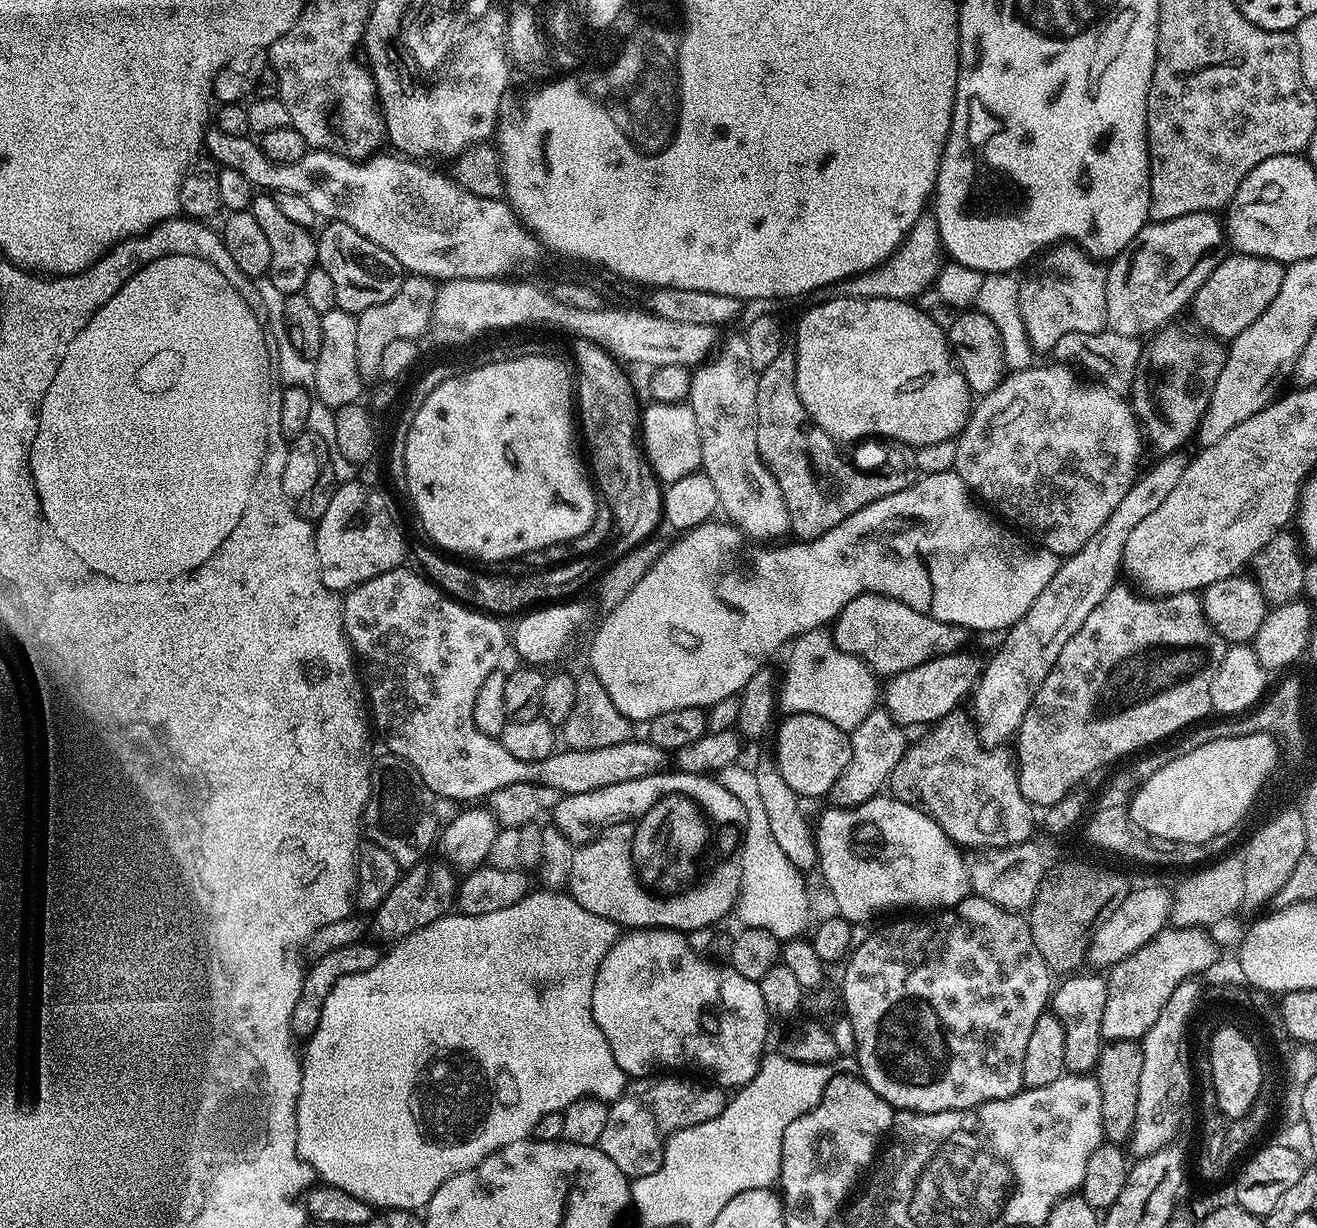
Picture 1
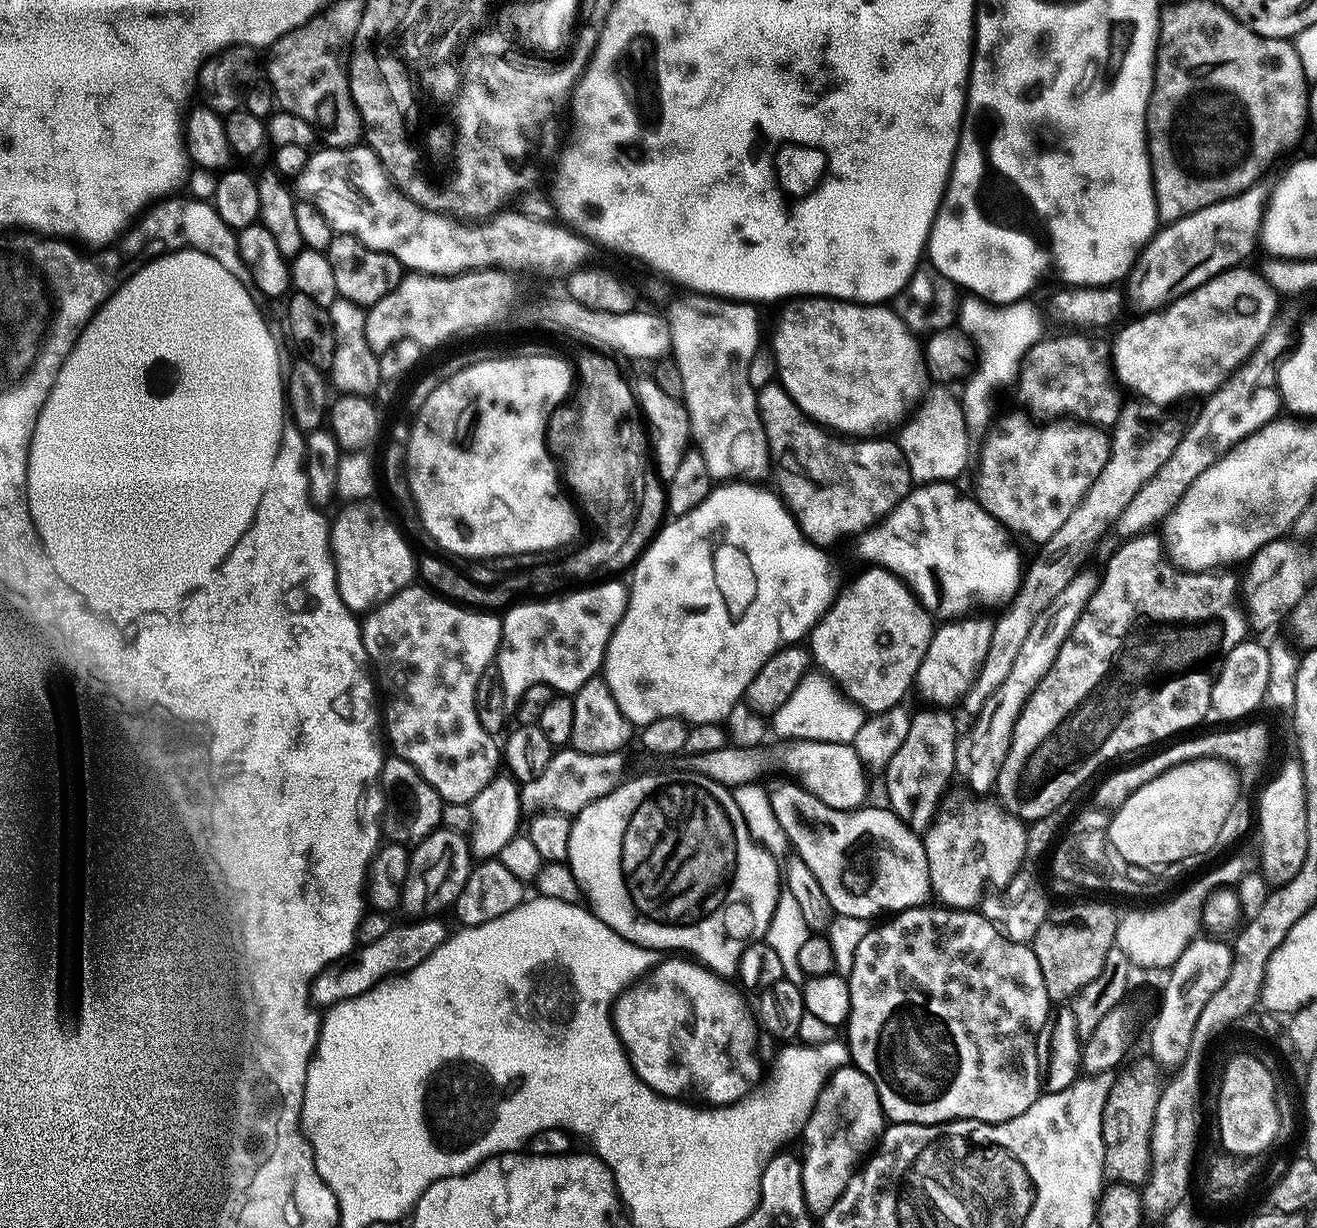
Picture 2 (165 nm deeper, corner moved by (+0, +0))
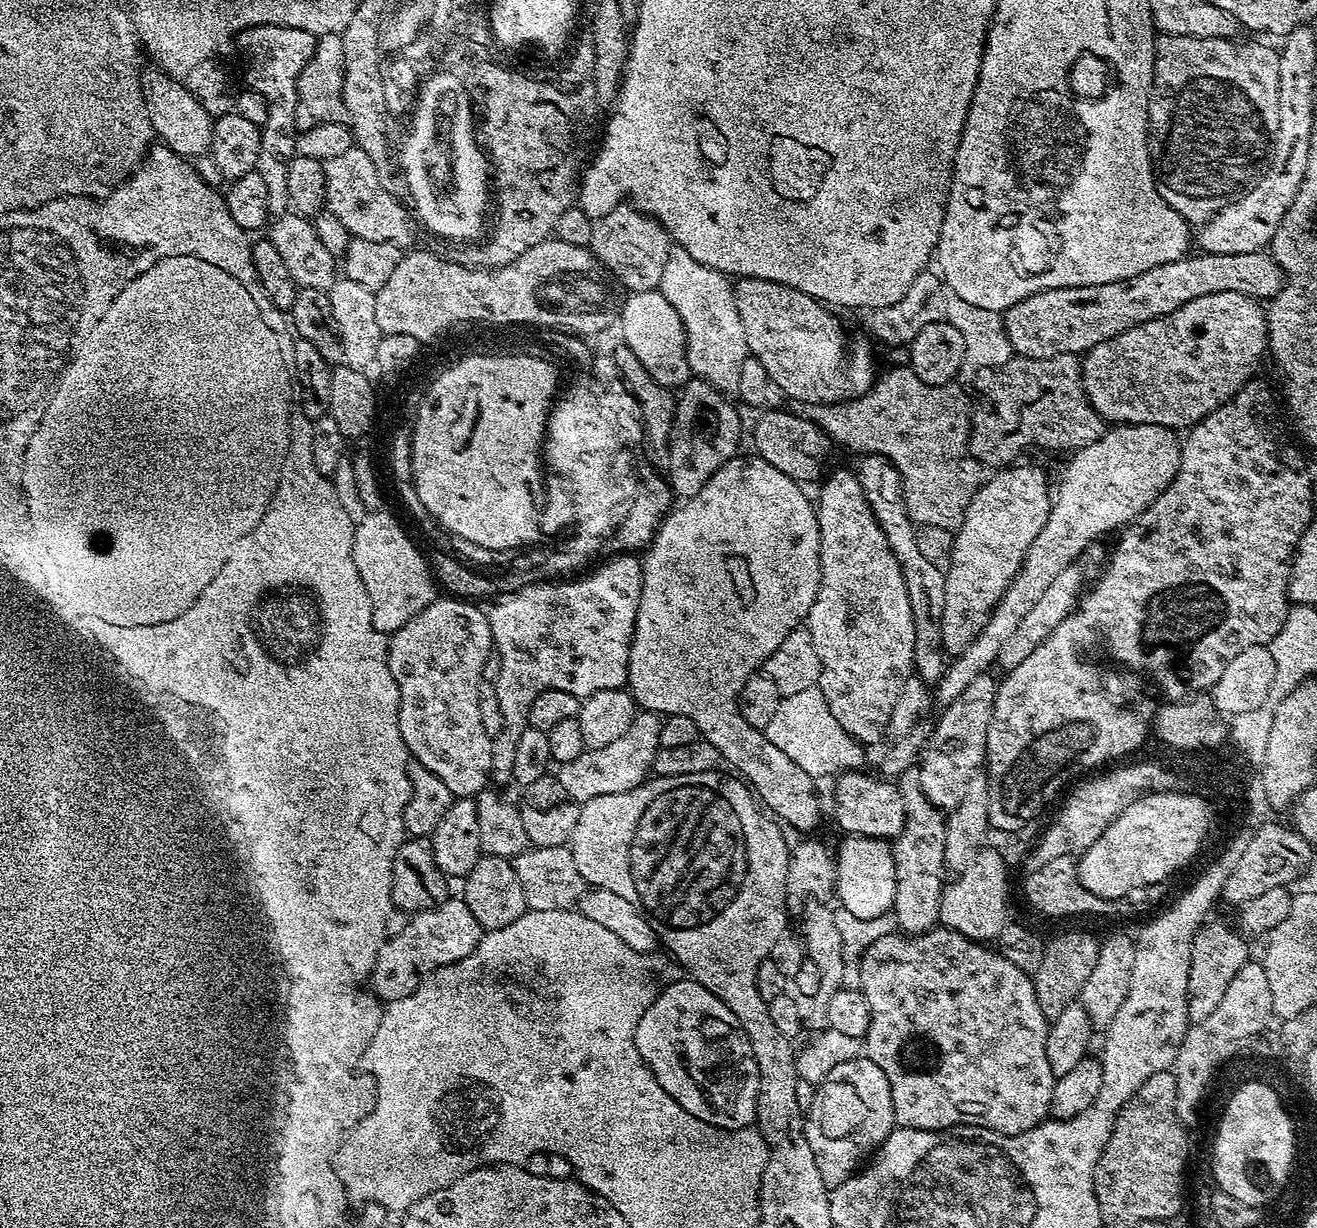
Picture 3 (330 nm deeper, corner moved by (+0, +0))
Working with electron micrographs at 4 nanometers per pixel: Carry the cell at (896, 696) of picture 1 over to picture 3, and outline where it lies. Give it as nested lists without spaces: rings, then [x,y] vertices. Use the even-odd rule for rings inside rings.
[[[1023,464],[1005,467],[989,480],[987,477],[974,498],[970,498],[964,519],[955,529],[952,553],[944,572],[946,610],[942,610],[942,642],[949,657],[961,656],[974,638],[978,638],[982,626],[986,626],[1010,582],[1024,565],[1030,542],[1034,542],[1034,538],[1042,534],[1042,526],[1046,526],[1053,502],[1048,476],[1040,468]]]

